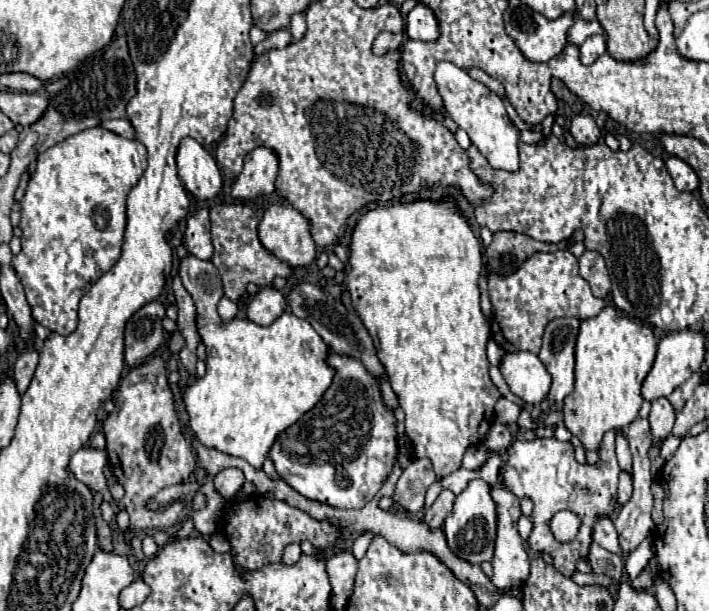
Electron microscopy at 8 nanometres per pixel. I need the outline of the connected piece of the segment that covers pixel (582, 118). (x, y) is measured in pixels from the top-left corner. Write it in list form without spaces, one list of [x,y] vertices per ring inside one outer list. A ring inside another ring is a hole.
[[[579,114],[573,118],[571,126],[569,126],[573,138],[577,140],[577,144],[583,144],[583,146],[591,146],[599,140],[599,128],[593,120],[591,114]]]

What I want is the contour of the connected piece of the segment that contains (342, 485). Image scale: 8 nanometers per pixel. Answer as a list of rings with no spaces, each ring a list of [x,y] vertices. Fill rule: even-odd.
[[[329,352],[327,364],[335,370],[333,384],[323,394],[321,402],[313,412],[305,412],[301,420],[289,426],[275,440],[269,456],[285,482],[299,494],[335,508],[361,508],[377,494],[383,480],[387,478],[395,458],[397,458],[397,436],[395,436],[395,416],[387,410],[381,400],[381,390],[377,378],[363,366],[361,360],[337,352]]]

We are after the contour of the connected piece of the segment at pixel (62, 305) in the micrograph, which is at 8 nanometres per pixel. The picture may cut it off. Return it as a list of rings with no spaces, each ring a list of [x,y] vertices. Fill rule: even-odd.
[[[89,128],[73,134],[37,156],[35,174],[21,200],[21,252],[11,260],[11,266],[25,288],[27,302],[33,308],[35,322],[63,336],[77,328],[77,306],[81,296],[119,260],[125,232],[127,192],[137,184],[145,168],[147,150],[143,144],[103,128]]]

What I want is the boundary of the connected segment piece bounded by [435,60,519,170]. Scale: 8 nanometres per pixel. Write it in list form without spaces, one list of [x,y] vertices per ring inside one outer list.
[[[443,60],[435,68],[435,84],[437,92],[443,98],[445,112],[455,120],[459,128],[463,128],[471,142],[479,148],[479,152],[489,160],[493,168],[501,170],[517,170],[519,168],[519,156],[517,156],[517,142],[519,142],[519,130],[509,120],[503,100],[491,92],[481,82],[473,80],[463,68]]]

